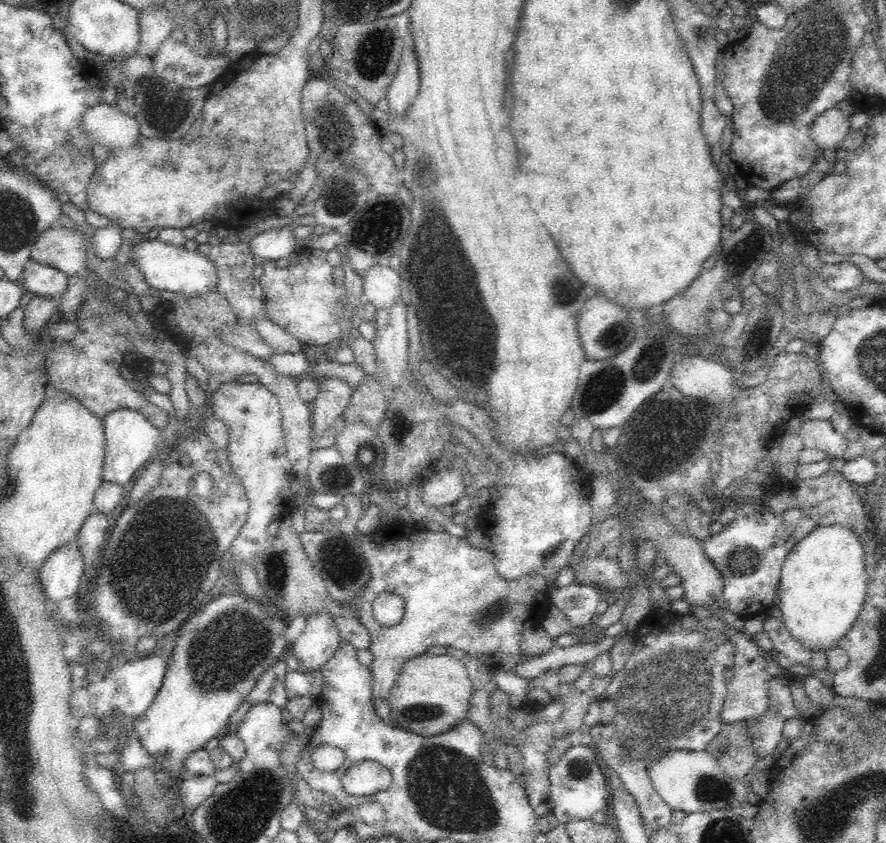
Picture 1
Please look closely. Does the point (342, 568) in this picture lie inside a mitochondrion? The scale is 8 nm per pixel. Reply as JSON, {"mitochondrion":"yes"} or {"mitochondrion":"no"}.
{"mitochondrion":"yes"}

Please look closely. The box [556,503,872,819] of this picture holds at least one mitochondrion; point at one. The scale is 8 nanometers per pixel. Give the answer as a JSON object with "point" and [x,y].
{"point":[685,689]}

